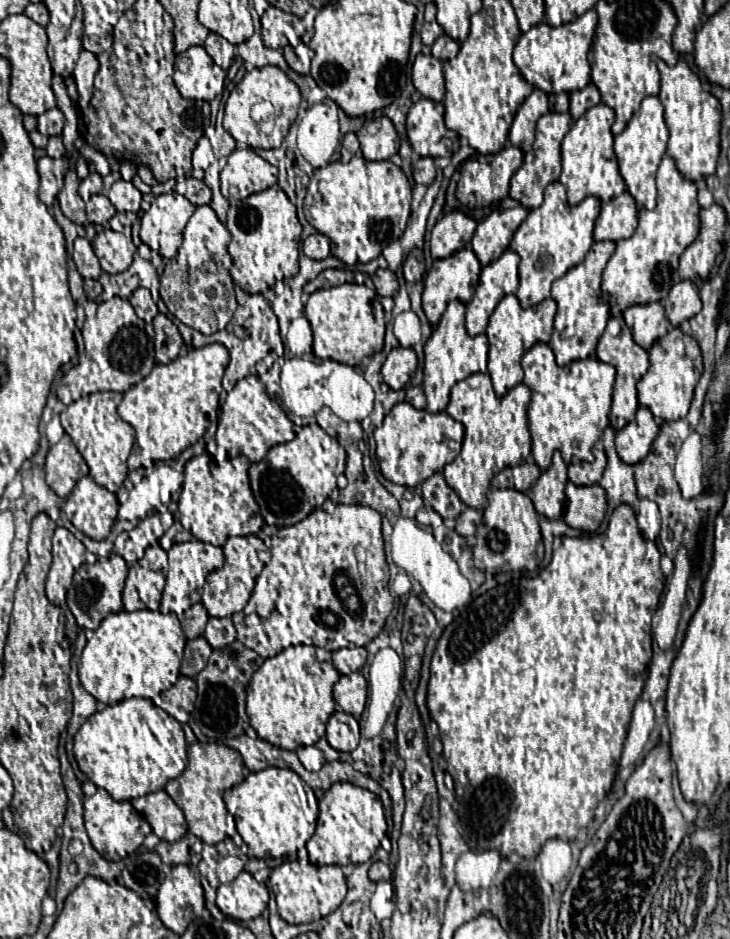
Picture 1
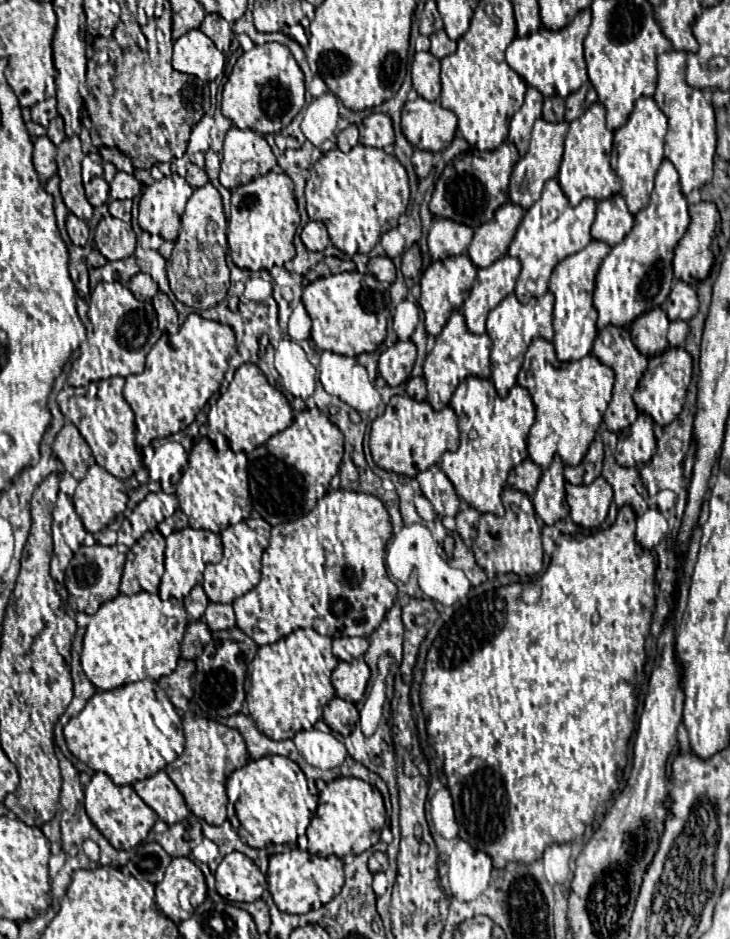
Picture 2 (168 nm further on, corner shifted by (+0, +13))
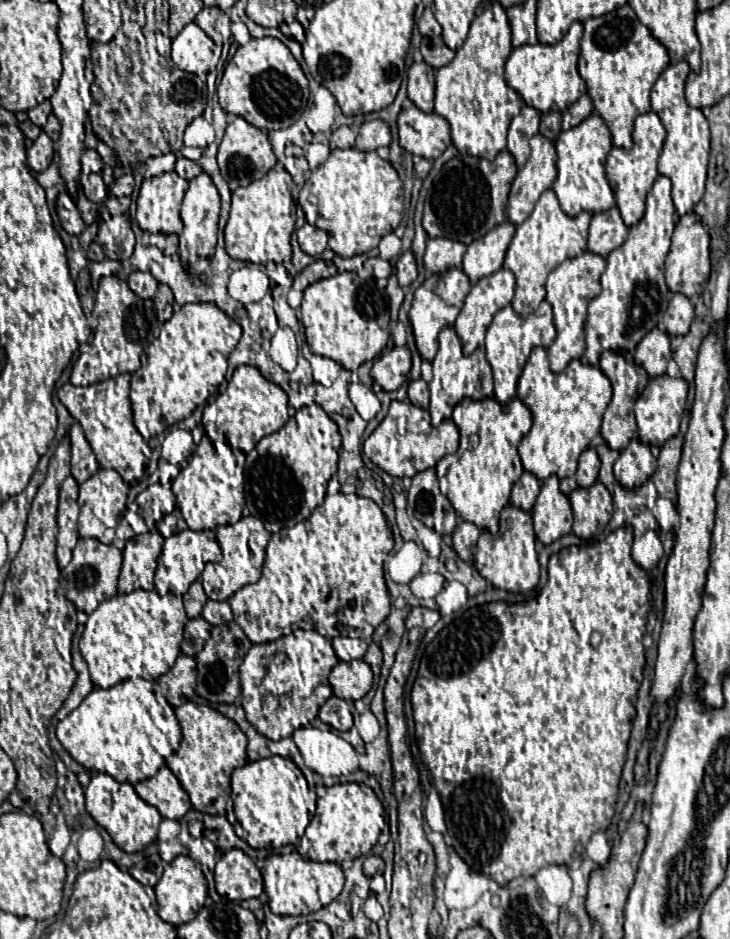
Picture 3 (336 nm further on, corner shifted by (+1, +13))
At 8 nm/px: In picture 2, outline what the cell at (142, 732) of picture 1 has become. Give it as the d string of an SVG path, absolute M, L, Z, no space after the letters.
M138 681L112 691L98 691L64 727L64 739L74 757L90 769L106 773L116 785L146 779L184 751L182 719L156 682Z

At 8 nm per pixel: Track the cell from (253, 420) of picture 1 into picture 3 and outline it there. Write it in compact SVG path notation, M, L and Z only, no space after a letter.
M241 365L235 369L233 373L233 379L229 381L227 385L227 391L225 391L225 397L221 399L219 403L219 411L225 415L225 421L223 421L223 426L213 424L213 421L210 421L208 427L208 437L214 443L217 440L221 440L223 434L227 437L229 445L233 449L241 449L245 456L249 451L253 451L253 447L267 435L279 431L287 419L289 419L289 403L287 403L287 395L285 391L267 381L257 367L251 367L251 365Z

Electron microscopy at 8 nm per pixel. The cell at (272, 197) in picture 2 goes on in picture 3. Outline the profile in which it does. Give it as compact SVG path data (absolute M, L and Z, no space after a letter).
M271 169L247 187L239 187L231 197L231 213L225 227L225 249L237 261L266 264L291 259L291 236L295 231L295 201L289 185L291 175L285 169Z

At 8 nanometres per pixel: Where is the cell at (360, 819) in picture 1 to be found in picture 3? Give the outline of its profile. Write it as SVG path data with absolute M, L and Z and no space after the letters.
M345 783L327 787L326 795L317 799L317 811L307 825L300 841L305 839L309 844L306 850L313 861L333 861L341 863L345 859L357 859L367 855L377 843L381 825L386 825L383 805L371 787L363 783Z

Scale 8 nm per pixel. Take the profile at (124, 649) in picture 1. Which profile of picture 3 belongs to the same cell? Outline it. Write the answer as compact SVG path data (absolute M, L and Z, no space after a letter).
M137 589L129 595L115 595L99 603L89 615L81 635L81 655L89 667L93 685L109 689L129 677L157 679L167 673L179 657L187 615L181 596L157 595L157 591Z

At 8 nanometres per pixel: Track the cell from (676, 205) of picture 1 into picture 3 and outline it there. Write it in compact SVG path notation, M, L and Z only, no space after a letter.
M659 175L647 193L647 209L643 219L631 227L627 241L607 255L607 269L601 275L601 293L589 303L585 325L585 355L583 363L597 365L601 351L627 349L633 351L639 339L649 333L671 301L671 291L665 283L665 257L675 229L675 205L671 201L671 179Z

